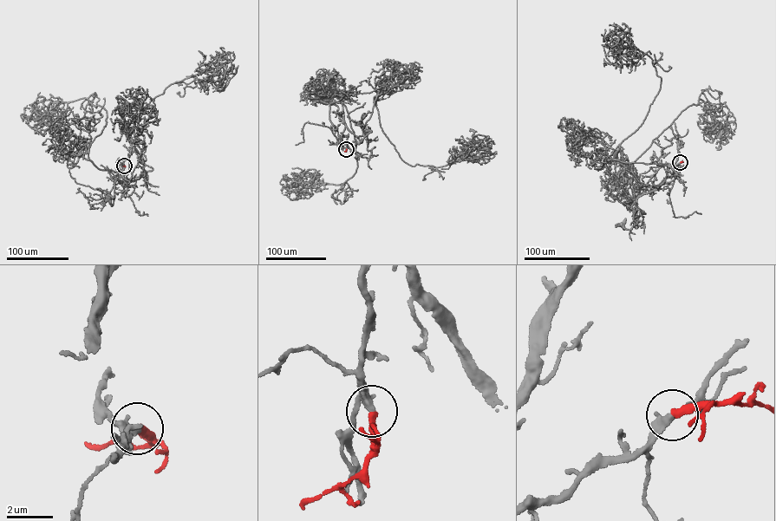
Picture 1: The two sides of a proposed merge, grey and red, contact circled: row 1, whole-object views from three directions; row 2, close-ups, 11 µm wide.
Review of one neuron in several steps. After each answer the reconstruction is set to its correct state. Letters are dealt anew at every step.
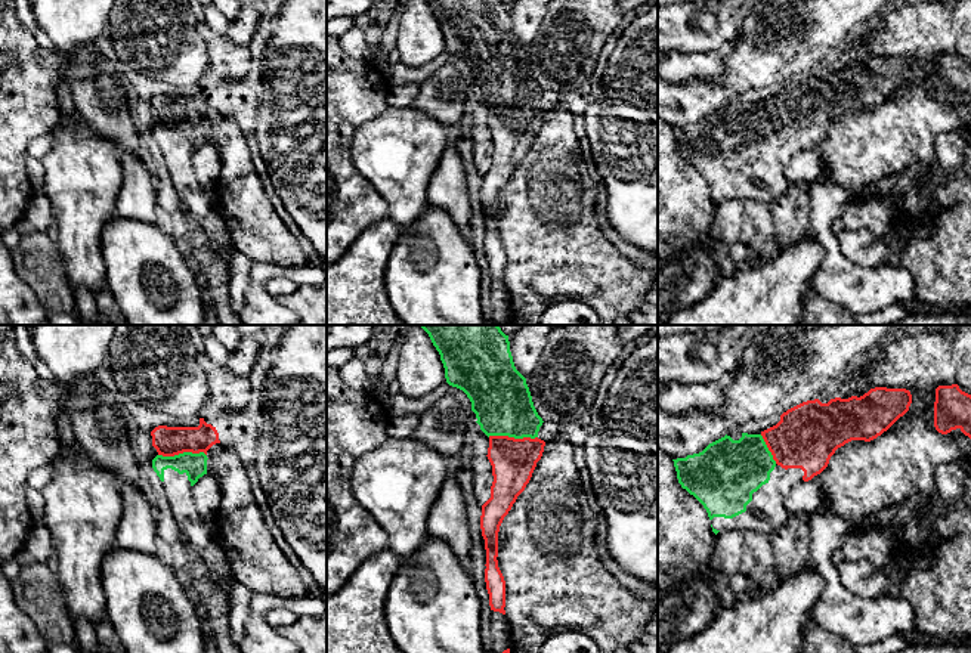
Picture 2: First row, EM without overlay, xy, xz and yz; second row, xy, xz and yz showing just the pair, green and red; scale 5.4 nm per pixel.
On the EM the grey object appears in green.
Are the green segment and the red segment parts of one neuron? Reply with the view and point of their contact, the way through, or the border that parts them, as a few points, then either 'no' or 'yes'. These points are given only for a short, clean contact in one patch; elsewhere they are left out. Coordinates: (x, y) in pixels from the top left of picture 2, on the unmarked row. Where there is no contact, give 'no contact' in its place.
contact xz (513, 105); way xz (500, 67), (512, 92), (513, 105), (513, 130); yes

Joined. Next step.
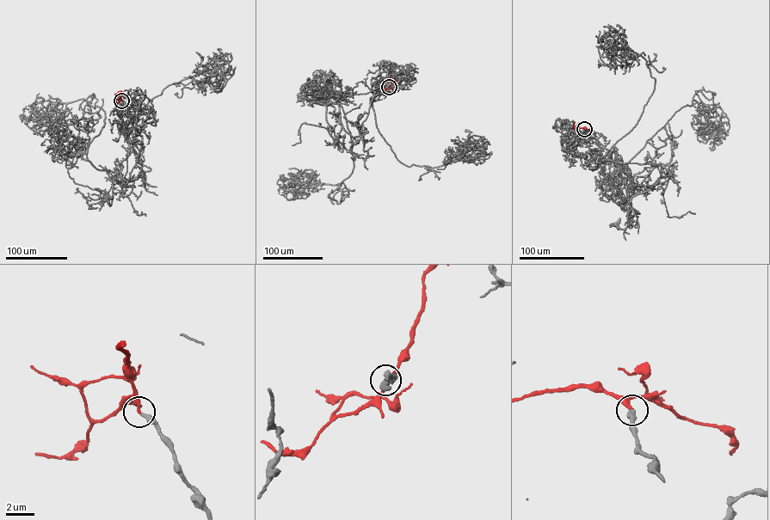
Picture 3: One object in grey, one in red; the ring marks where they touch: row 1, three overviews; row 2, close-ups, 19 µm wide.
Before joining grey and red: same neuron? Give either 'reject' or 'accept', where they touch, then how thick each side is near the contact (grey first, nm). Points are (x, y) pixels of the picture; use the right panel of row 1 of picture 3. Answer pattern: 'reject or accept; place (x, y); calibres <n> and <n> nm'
accept; place (584, 129); calibres 300 and 300 nm

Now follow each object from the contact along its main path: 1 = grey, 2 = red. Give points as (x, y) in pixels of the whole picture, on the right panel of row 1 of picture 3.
1: (585, 129), (609, 151), (608, 160), (664, 165), (656, 183), (631, 198), (628, 224), (623, 229), (617, 224)
2: (585, 129), (577, 128), (575, 122)

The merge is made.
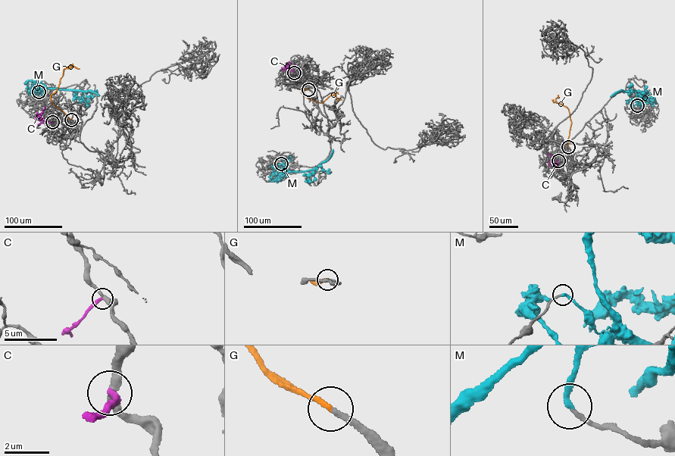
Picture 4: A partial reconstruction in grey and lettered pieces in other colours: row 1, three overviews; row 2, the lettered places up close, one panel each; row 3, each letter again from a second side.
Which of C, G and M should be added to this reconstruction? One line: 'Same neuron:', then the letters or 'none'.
Same neuron: G

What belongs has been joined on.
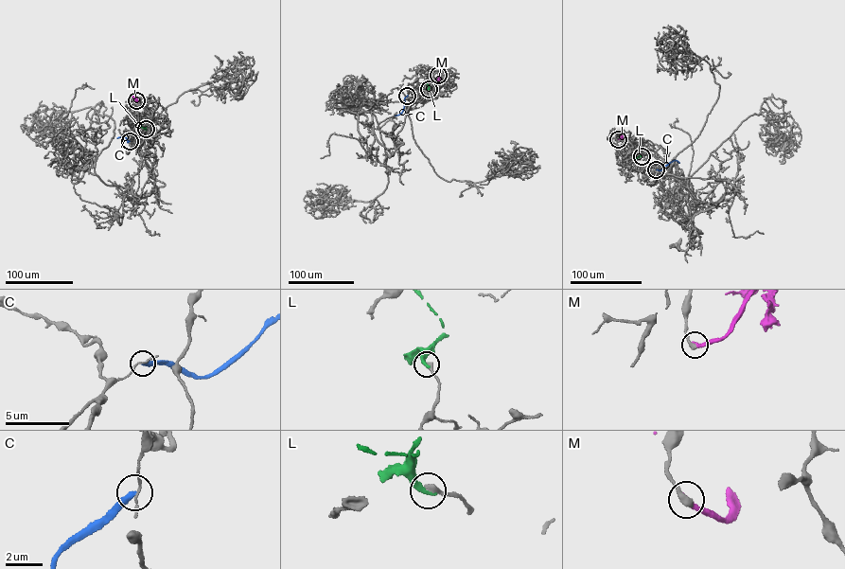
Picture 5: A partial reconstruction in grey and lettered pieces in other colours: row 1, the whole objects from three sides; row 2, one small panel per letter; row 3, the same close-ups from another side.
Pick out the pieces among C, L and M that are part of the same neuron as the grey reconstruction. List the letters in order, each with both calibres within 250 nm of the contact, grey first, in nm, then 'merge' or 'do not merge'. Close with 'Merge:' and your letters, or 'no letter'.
C: calibres 110 and 280 nm; do not merge
L: calibres 320 and 320 nm; do not merge
M: calibres 360 and 300 nm; do not merge
Merge: no letter

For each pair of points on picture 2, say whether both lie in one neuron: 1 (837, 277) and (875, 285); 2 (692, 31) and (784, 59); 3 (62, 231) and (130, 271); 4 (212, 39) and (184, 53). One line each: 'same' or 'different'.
1: same
2: different
3: different
4: different

